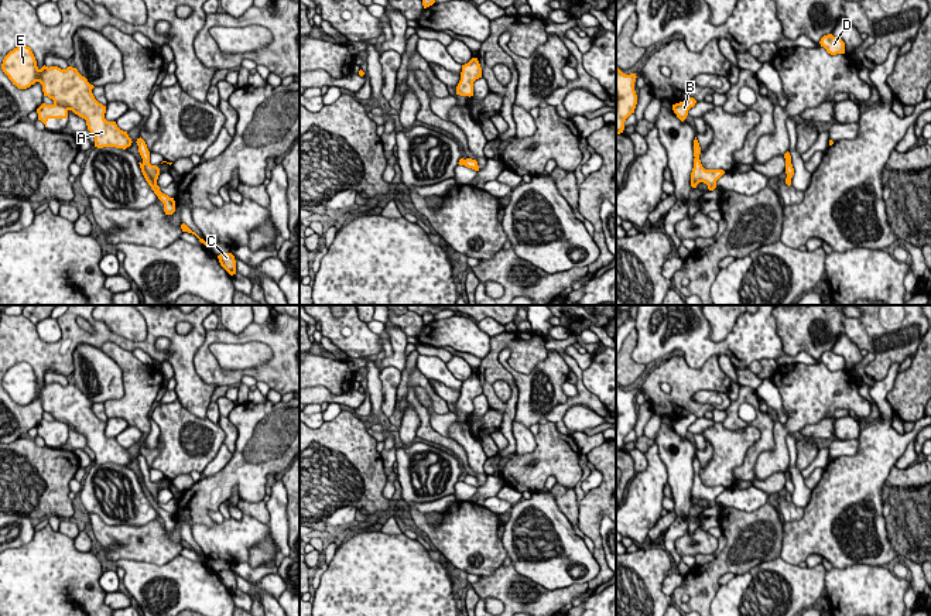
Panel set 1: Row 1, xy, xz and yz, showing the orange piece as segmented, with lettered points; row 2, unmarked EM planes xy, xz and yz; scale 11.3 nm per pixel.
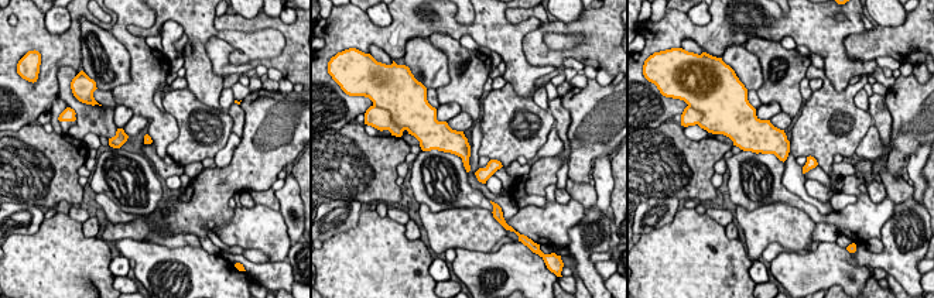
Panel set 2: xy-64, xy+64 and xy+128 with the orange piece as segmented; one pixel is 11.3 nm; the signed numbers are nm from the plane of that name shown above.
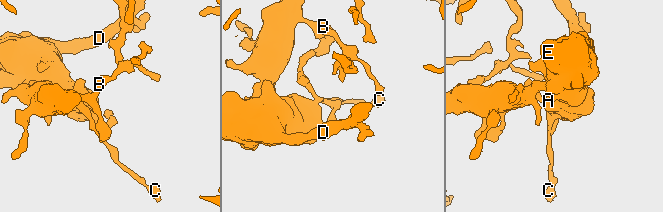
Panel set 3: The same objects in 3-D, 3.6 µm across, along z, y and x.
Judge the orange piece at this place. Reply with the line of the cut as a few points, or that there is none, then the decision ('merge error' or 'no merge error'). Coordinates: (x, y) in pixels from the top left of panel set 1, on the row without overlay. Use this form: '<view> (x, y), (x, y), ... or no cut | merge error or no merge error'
xy (141, 481), (156, 502) | merge error

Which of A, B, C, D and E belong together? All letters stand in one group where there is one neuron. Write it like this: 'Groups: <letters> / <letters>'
Groups: A C D E / B

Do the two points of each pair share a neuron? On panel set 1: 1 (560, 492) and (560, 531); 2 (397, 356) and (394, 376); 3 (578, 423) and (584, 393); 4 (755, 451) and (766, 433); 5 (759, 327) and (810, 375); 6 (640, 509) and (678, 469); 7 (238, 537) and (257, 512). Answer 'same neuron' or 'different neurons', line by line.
1: different neurons
2: different neurons
3: different neurons
4: same neuron
5: different neurons
6: different neurons
7: different neurons

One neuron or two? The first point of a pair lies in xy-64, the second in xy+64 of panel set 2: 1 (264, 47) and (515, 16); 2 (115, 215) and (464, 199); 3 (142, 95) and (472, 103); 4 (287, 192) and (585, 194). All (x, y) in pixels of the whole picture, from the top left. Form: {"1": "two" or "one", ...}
{"1": "two", "2": "two", "3": "one", "4": "two"}

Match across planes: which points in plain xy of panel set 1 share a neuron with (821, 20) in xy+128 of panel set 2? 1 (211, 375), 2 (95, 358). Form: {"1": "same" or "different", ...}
{"1": "different", "2": "different"}

